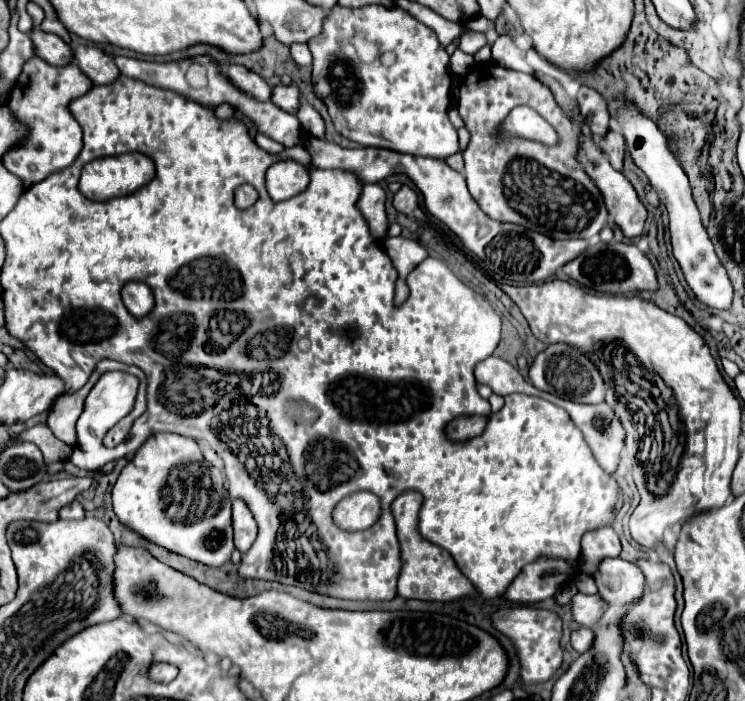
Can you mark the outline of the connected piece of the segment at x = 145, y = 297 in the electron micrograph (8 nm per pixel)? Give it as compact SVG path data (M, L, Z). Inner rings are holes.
M144 282L124 284L122 300L124 300L124 306L128 308L128 312L132 312L134 316L146 316L152 310L152 304L154 304L152 290Z

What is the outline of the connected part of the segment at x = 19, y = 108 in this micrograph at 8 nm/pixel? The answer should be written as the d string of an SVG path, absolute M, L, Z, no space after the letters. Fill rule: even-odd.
M36 56L24 62L22 72L10 92L8 108L16 120L28 128L28 136L12 146L4 156L6 170L18 176L24 188L30 188L32 184L44 180L48 174L70 166L80 154L82 128L68 112L68 104L80 94L86 94L90 88L90 78L86 78L74 62L58 67L46 64Z

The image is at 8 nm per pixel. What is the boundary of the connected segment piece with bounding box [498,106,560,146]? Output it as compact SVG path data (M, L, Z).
M516 106L498 128L504 138L526 138L544 146L556 146L560 140L556 130L528 106Z

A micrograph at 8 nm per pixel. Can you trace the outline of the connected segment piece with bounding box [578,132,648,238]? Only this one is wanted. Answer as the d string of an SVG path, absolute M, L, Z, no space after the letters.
M578 132L580 136L580 152L578 152L578 160L582 164L584 170L588 170L588 174L592 176L592 180L596 180L602 196L604 196L604 202L606 202L606 208L612 216L612 220L620 226L620 230L624 232L626 238L636 238L636 236L642 236L644 234L644 228L646 228L646 220L648 220L648 212L644 208L644 204L638 200L636 196L636 190L632 188L632 184L622 176L622 172L616 172L610 164L608 164L608 158L598 150L596 142L592 140L590 134L582 134Z

